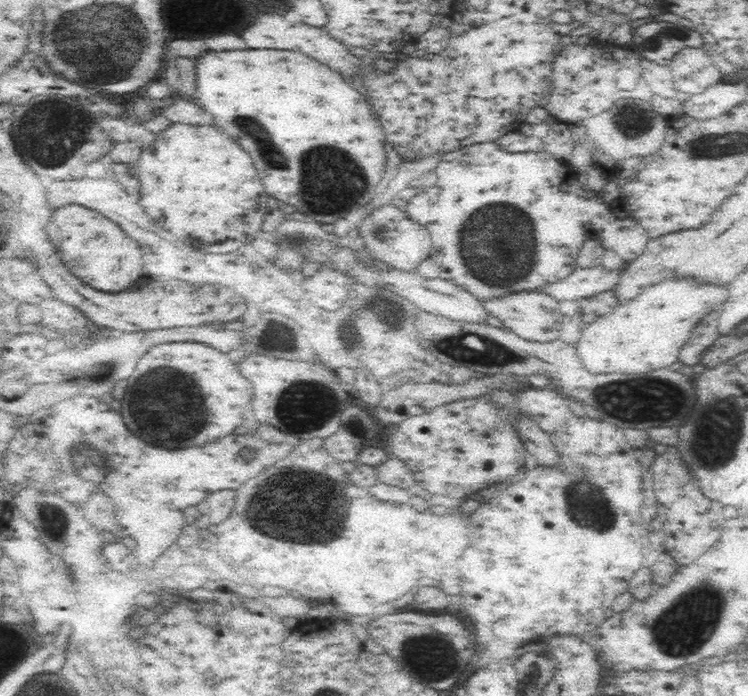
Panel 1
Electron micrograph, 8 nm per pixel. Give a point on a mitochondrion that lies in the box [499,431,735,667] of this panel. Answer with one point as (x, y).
(679, 631)

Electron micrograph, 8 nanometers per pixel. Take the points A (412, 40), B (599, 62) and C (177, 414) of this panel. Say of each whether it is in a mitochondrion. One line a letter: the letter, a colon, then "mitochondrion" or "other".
A: other
B: other
C: mitochondrion

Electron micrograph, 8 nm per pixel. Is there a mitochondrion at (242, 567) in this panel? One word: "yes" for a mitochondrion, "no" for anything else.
no

